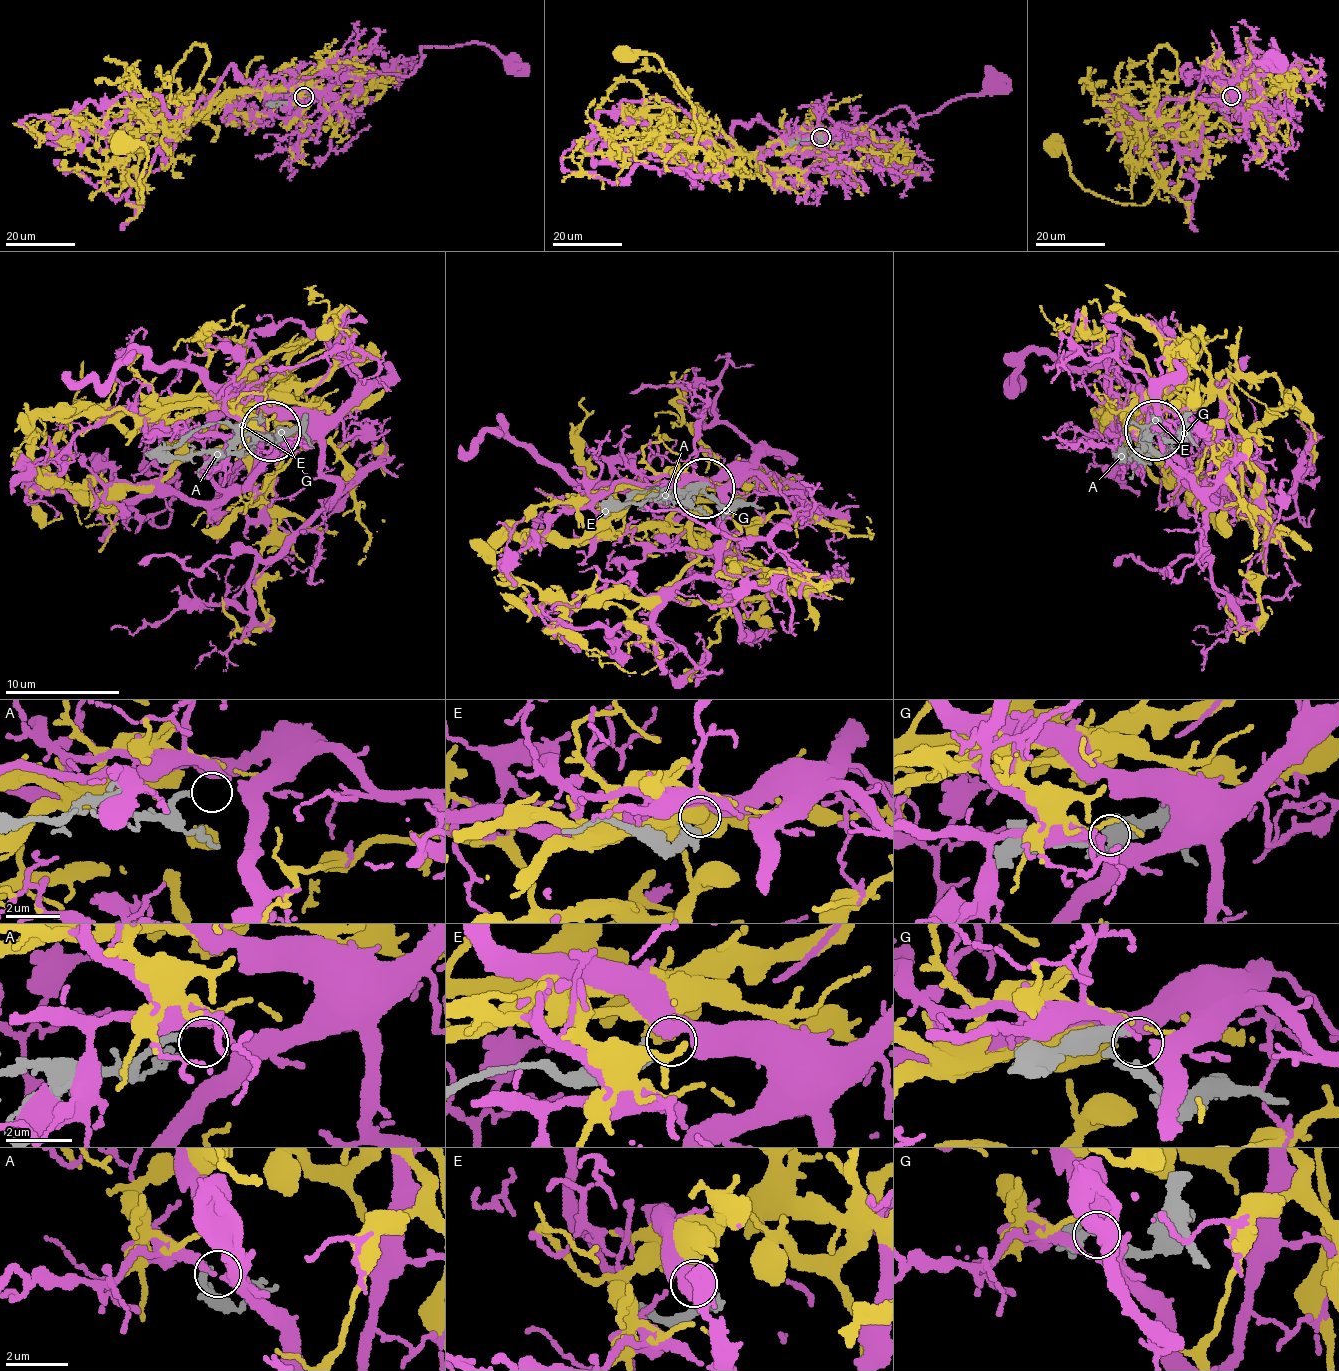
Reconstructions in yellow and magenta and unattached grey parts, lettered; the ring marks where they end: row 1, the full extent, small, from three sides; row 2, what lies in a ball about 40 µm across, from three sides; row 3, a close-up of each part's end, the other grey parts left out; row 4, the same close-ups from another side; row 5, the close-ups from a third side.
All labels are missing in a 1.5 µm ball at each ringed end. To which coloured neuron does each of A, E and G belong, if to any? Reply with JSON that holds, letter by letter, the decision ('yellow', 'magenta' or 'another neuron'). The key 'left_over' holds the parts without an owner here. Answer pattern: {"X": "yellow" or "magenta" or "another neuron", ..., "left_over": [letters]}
{"A": "another neuron", "E": "another neuron", "G": "another neuron", "left_over": ["A", "E", "G"]}

